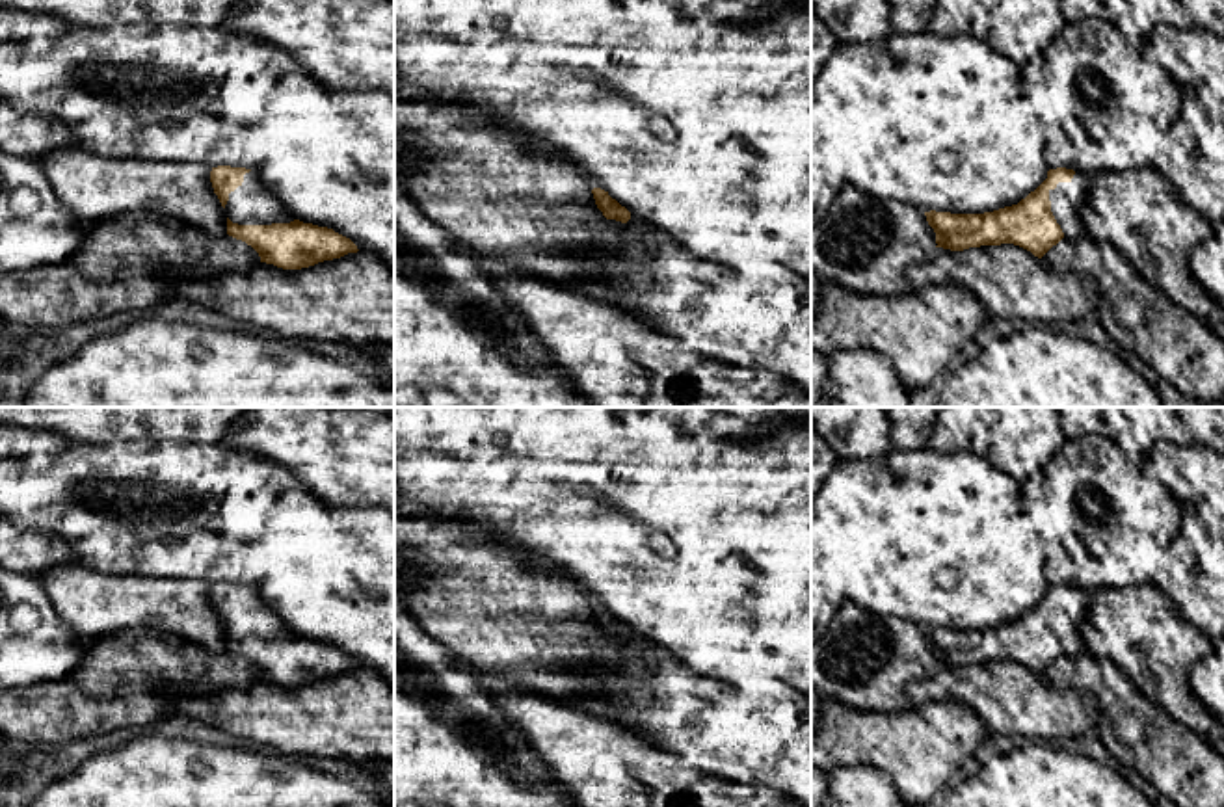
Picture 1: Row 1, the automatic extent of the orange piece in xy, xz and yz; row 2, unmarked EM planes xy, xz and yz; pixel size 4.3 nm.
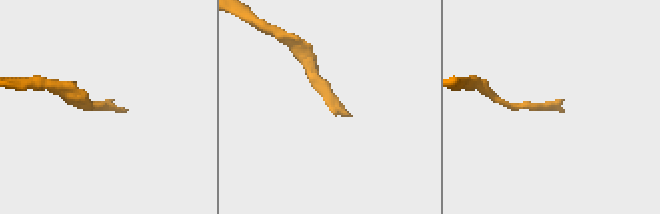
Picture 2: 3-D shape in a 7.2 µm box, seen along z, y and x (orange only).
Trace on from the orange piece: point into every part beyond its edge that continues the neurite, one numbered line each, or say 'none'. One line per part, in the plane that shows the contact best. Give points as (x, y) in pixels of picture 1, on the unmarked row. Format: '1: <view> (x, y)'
1: yz (1066, 616)

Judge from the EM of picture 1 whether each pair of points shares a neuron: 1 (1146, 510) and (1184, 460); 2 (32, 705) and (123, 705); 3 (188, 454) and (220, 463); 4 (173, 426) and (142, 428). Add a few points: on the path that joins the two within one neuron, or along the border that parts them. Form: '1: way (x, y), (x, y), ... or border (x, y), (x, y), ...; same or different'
1: border (1130, 458), (1174, 499), (1180, 508), (1180, 527); different
2: way (54, 705), (101, 705); same
3: way (196, 458), (201, 463), (212, 463); same
4: way (166, 426), (149, 426); same

